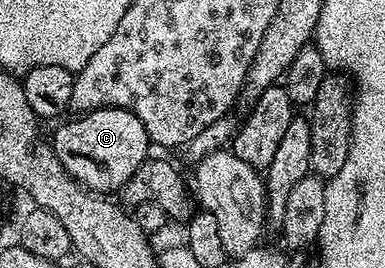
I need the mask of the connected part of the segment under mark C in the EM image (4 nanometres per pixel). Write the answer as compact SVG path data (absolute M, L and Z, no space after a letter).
M96 108L94 112L81 114L73 119L77 120L69 120L53 132L51 147L59 162L66 168L67 174L80 181L90 191L98 194L120 193L127 178L131 178L131 174L135 174L135 170L139 170L139 166L144 164L150 155L151 141L145 124L125 108Z

